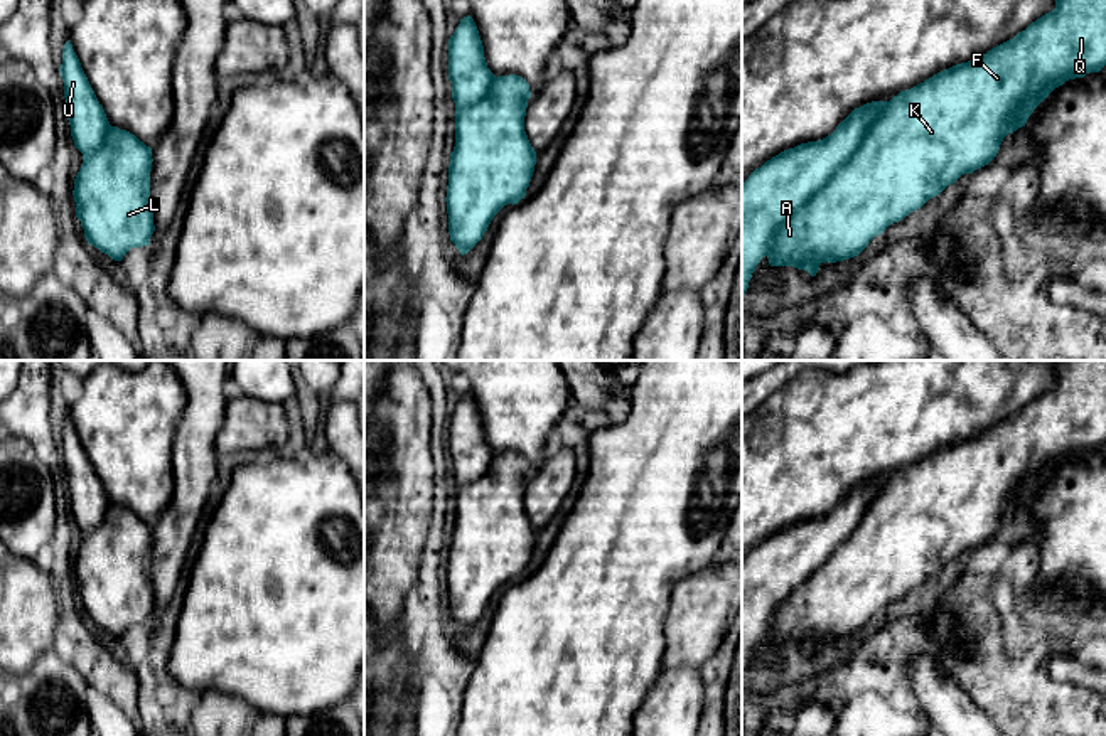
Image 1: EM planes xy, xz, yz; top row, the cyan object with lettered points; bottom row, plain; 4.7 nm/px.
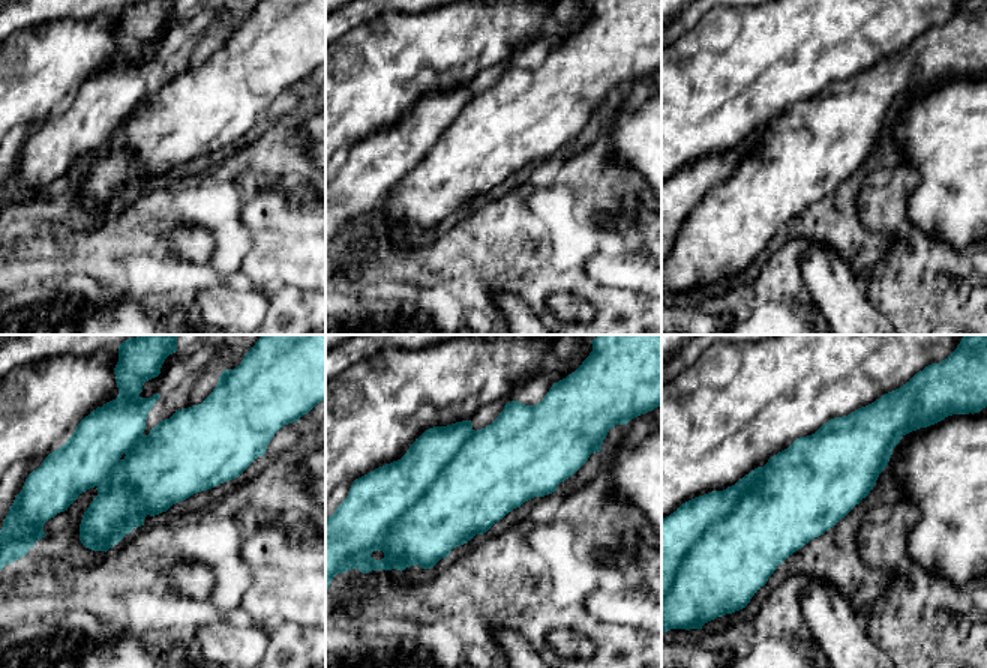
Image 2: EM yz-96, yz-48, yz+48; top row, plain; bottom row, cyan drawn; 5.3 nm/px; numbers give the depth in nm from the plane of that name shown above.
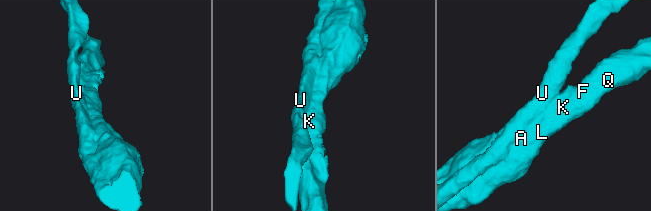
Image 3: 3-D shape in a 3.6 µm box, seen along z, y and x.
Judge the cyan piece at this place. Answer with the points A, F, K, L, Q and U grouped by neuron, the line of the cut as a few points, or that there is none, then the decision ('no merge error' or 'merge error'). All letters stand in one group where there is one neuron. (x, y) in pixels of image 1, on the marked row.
A F K L Q U; no cut; no merge error

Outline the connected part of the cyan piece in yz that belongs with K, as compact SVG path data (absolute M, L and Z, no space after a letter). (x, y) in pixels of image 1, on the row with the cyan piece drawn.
M1055 0L1055 8L1013 39L993 47L986 54L944 69L924 83L900 91L890 101L872 101L855 108L836 130L823 140L801 143L784 150L755 168L742 184L742 301L749 288L749 281L755 266L764 256L770 266L794 266L816 276L821 263L836 263L858 256L868 243L880 236L890 224L902 221L910 212L921 209L929 199L939 195L948 185L954 184L961 175L988 165L998 153L1003 138L1008 133L1025 126L1034 109L1059 86L1069 79L1084 77L1089 72L1099 72L1106 66L1106 0Z

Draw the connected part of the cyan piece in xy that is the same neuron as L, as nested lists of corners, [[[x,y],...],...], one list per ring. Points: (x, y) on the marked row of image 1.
[[[71,40],[64,44],[59,72],[64,81],[71,136],[83,153],[83,165],[72,190],[76,217],[81,221],[88,244],[121,261],[132,248],[148,246],[155,231],[150,202],[152,148],[133,133],[110,125]]]

